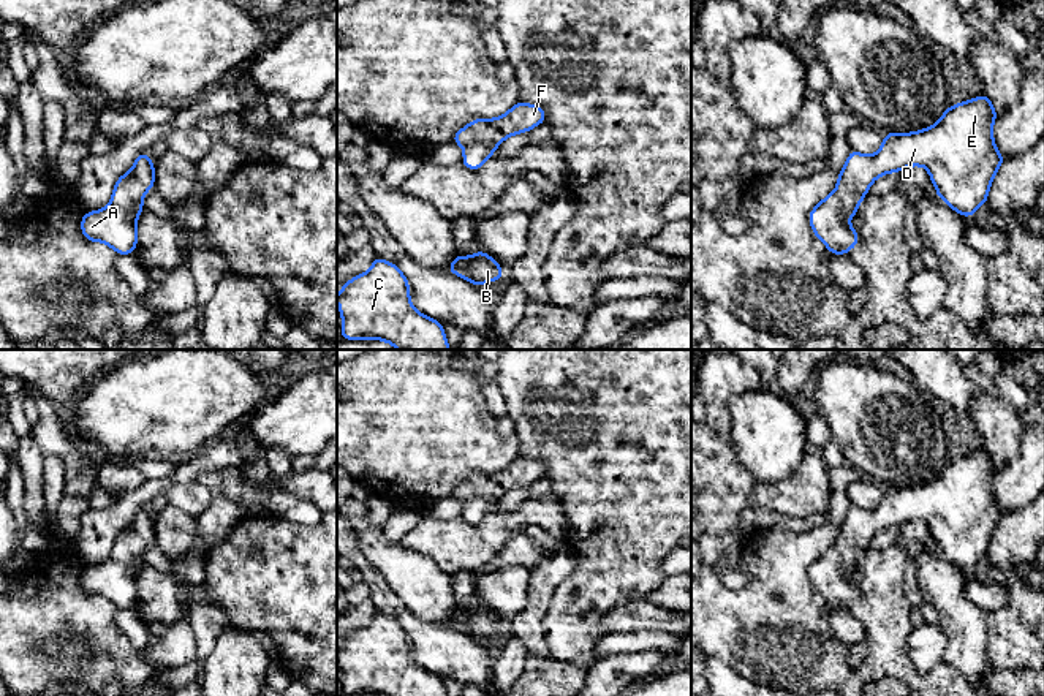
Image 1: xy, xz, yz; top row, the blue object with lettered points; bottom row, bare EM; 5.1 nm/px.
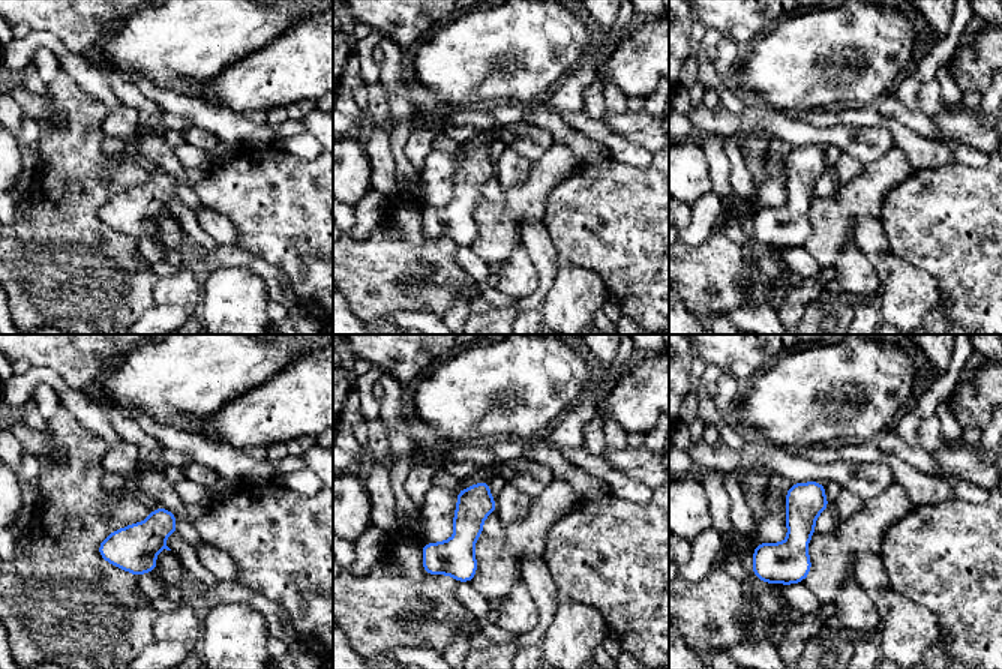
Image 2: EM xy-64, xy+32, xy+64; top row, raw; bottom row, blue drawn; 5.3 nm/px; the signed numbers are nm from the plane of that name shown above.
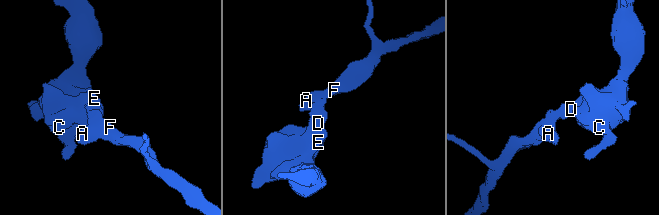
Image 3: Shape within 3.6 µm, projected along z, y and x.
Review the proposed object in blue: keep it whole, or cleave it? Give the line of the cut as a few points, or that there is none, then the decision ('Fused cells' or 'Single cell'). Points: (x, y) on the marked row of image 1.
No split. Single cell

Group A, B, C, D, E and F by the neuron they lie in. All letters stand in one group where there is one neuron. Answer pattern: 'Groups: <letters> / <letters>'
Groups: A B C D E F

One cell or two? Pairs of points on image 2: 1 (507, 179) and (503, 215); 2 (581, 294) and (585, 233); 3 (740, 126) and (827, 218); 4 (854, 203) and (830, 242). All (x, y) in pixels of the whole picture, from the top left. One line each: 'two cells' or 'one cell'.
1: two cells
2: two cells
3: two cells
4: one cell

